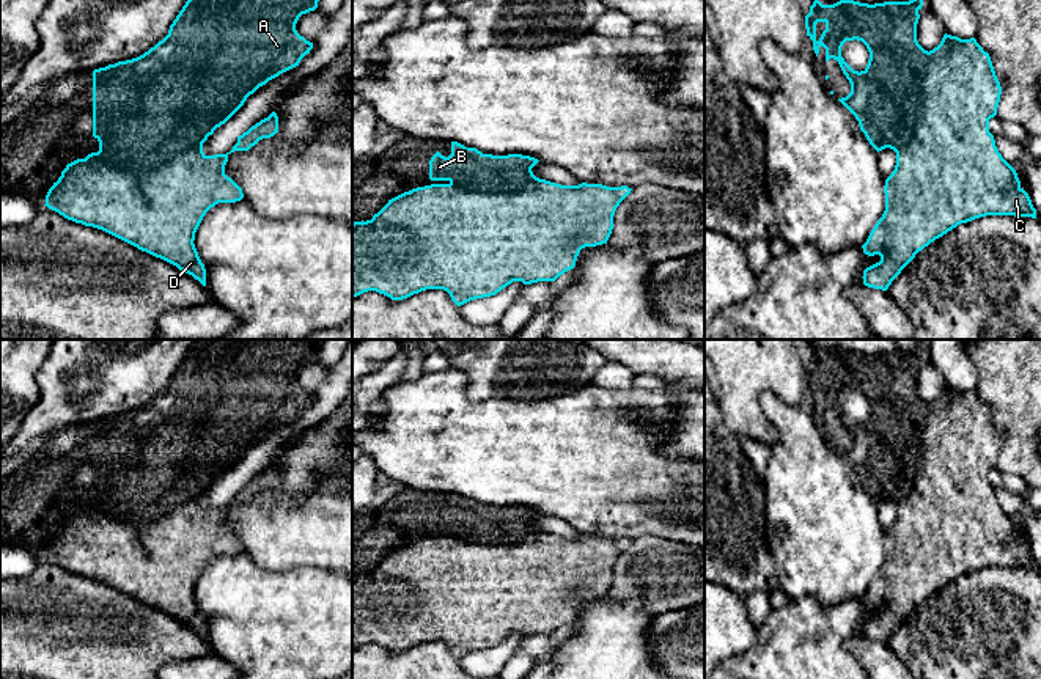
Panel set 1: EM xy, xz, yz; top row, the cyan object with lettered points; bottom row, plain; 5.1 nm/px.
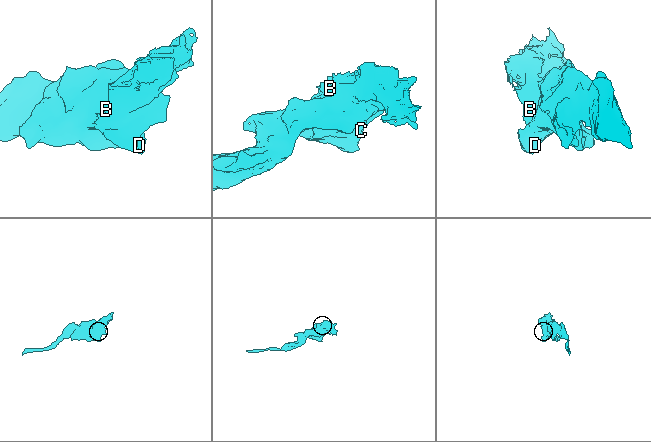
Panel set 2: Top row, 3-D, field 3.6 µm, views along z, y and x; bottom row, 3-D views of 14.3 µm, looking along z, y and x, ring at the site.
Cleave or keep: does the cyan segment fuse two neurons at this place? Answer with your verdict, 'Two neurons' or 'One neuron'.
Two neurons

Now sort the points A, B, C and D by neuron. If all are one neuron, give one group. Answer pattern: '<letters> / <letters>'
A B / C D

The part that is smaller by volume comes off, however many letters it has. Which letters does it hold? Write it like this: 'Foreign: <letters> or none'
Foreign: A, B

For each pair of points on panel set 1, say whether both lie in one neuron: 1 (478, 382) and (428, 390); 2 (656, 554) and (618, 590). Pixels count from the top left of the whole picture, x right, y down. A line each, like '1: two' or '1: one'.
1: two
2: one

